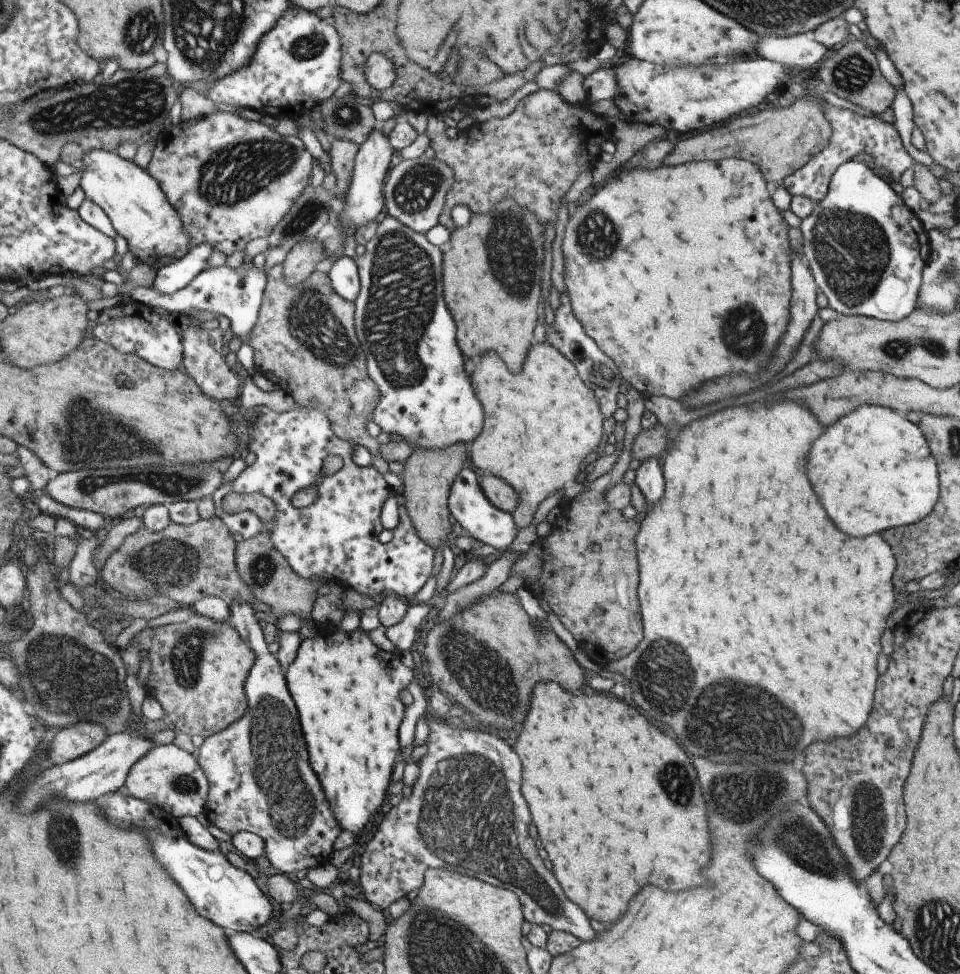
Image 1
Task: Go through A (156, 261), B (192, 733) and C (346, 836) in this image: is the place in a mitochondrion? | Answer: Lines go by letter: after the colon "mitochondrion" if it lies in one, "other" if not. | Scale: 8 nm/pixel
A: other
B: other
C: other

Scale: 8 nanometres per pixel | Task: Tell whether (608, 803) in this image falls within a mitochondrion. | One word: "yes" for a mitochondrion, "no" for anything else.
no

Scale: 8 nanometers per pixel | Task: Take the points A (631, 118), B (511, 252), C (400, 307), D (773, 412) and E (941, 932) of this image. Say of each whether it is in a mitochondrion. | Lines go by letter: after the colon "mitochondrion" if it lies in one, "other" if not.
A: other
B: mitochondrion
C: mitochondrion
D: other
E: mitochondrion

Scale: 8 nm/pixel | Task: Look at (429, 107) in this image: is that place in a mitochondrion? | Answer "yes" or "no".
no

